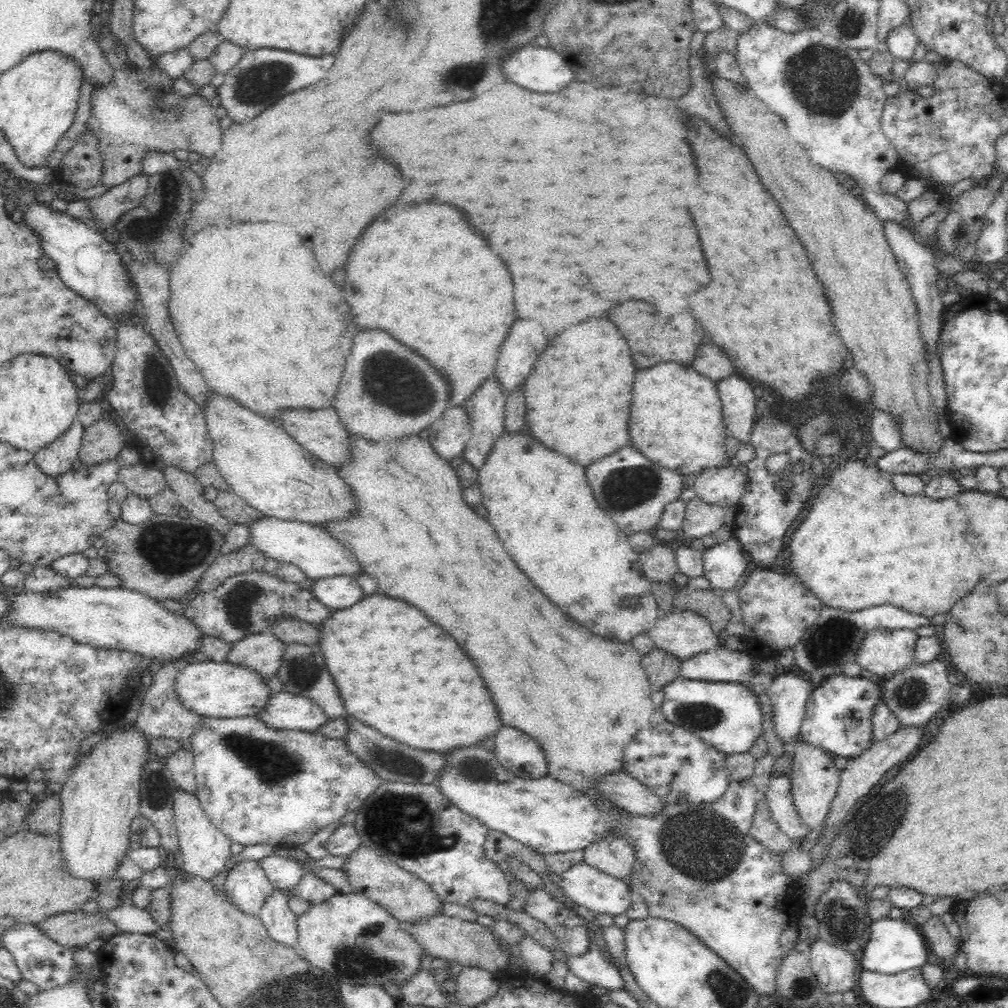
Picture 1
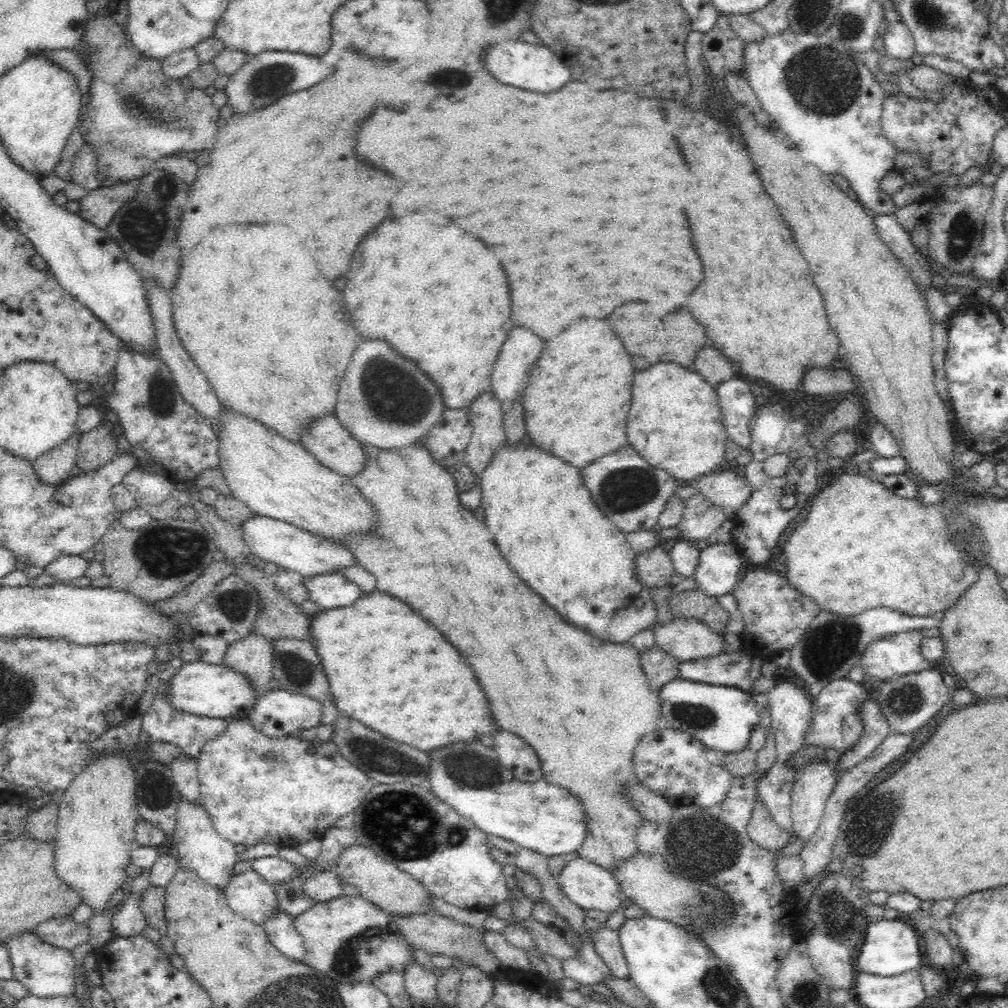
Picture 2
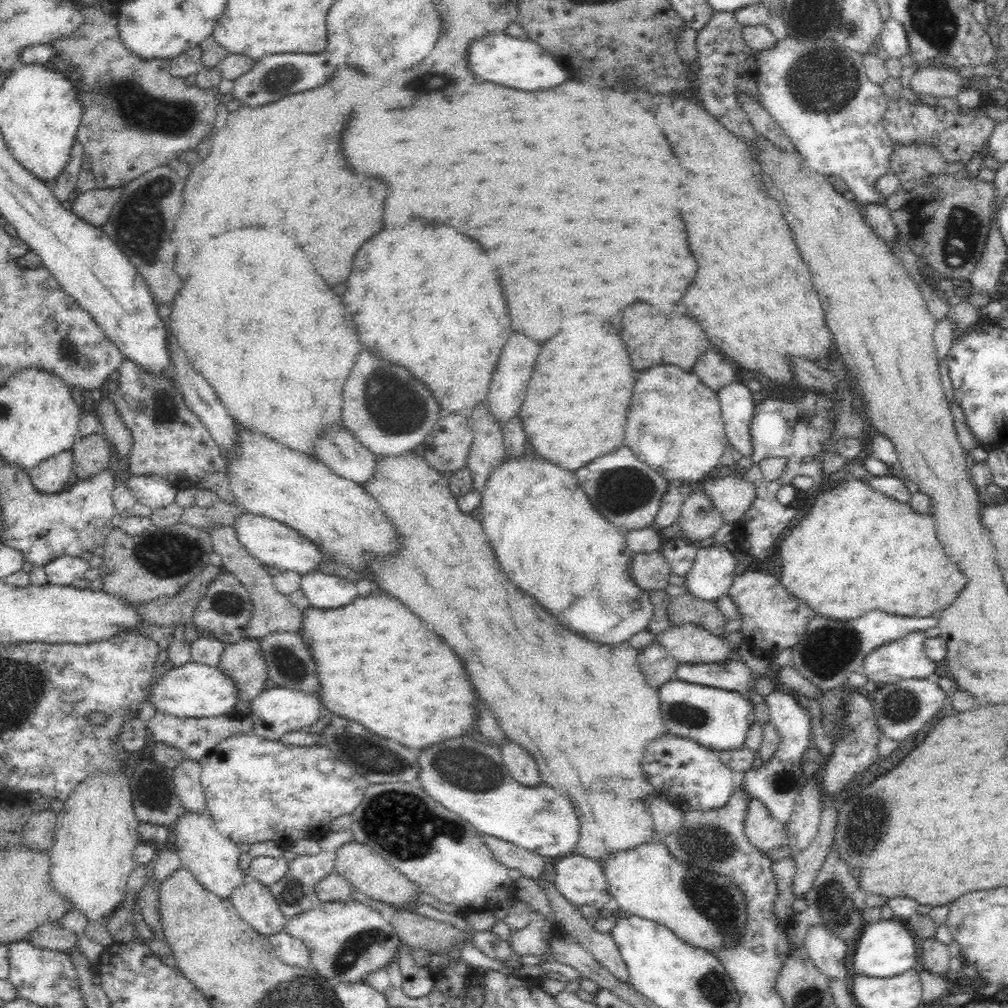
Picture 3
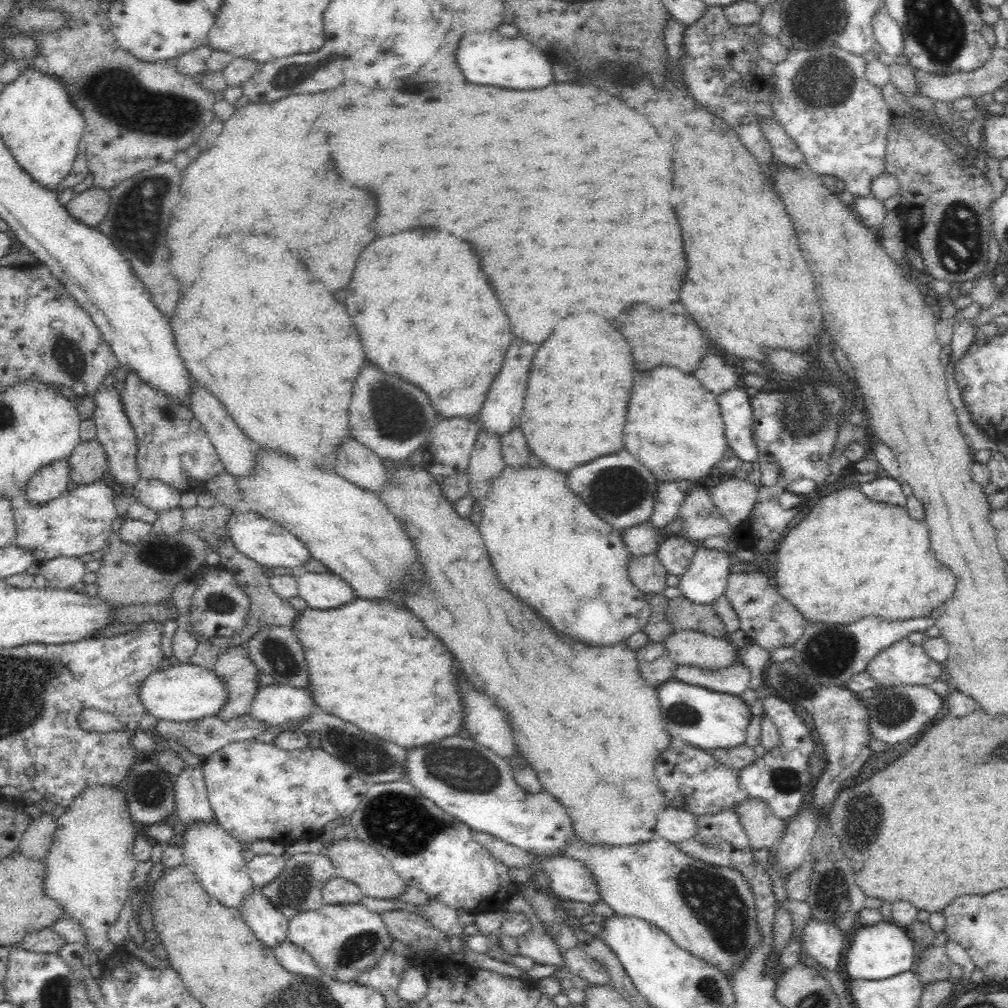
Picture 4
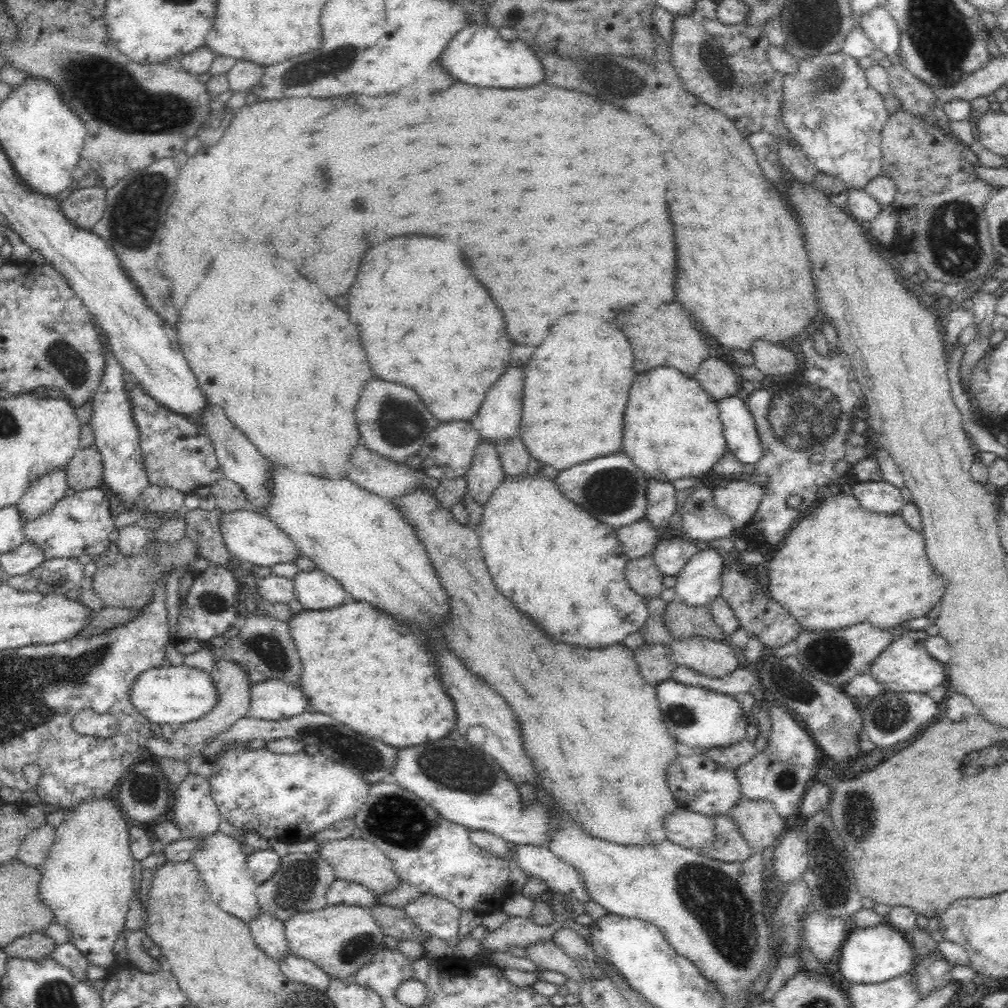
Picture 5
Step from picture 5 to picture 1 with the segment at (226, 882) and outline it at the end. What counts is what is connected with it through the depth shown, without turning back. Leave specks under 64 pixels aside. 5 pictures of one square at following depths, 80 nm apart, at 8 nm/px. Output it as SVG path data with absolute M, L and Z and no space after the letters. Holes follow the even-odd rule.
M178 789L174 793L173 811L184 872L209 881L235 862L230 852L233 842L210 822L196 795Z

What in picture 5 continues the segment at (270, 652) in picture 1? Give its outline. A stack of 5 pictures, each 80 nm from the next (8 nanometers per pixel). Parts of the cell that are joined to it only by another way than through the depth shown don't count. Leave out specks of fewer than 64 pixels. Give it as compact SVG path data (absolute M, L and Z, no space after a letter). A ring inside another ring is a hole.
M221 658L209 673L212 681L214 681L214 692L216 692L216 702L212 710L208 714L204 714L202 718L198 718L198 720L174 726L174 734L169 739L163 739L158 734L148 738L144 744L147 748L146 758L152 761L158 758L168 758L188 762L190 758L201 756L212 761L212 756L208 757L206 754L203 754L205 746L210 741L220 738L226 730L230 730L237 720L248 716L250 708L250 682L246 678L247 671L242 669L240 665L234 664L234 661L226 661Z

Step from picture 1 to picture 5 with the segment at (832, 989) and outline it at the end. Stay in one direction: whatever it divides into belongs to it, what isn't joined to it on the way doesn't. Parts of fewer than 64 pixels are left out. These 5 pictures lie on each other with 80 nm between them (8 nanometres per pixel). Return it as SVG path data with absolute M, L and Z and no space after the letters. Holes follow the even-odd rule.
M810 909L805 918L804 941L821 963L828 963L846 941L850 925L840 916L830 916Z

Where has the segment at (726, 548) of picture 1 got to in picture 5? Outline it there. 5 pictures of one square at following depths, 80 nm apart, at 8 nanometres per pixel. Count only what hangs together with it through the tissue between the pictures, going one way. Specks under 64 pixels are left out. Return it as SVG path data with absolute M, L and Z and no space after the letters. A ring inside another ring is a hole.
M702 547L676 574L676 600L690 606L709 606L722 589L722 551Z

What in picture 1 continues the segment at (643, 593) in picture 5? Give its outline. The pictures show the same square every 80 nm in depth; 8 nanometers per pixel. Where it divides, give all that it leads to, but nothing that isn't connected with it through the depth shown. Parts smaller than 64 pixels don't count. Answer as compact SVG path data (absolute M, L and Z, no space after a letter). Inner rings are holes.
M666 544L639 552L637 567L651 584L670 582L678 572L674 550Z

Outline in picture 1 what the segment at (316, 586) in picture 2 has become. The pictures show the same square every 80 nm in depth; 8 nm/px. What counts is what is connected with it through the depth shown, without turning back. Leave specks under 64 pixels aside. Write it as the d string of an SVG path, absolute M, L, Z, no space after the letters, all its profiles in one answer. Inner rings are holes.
M342 574L314 579L310 592L322 605L333 610L348 608L365 598L358 581Z

